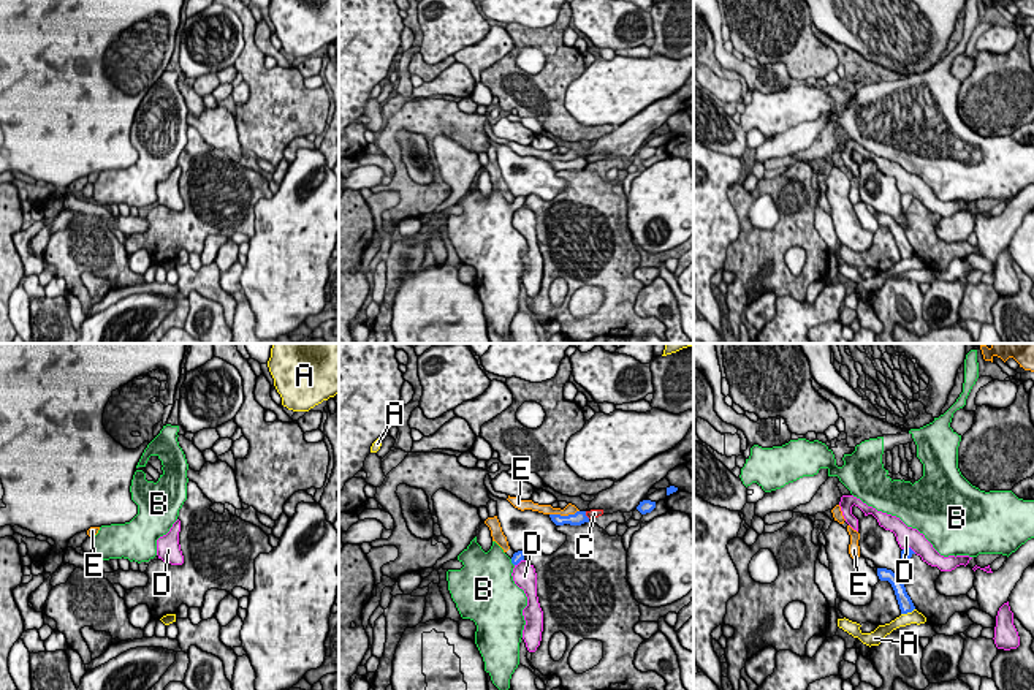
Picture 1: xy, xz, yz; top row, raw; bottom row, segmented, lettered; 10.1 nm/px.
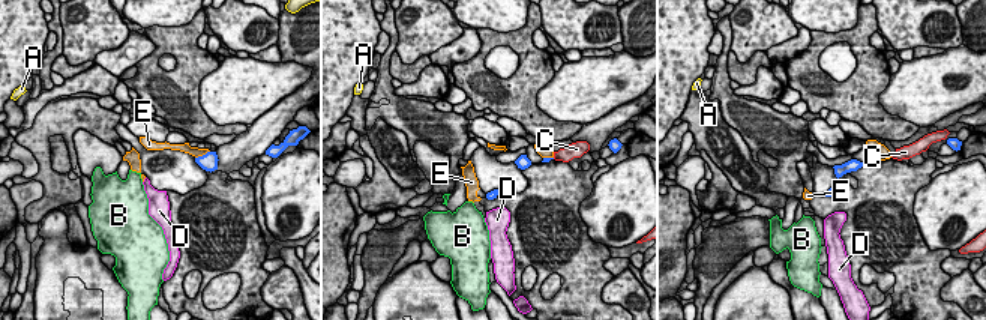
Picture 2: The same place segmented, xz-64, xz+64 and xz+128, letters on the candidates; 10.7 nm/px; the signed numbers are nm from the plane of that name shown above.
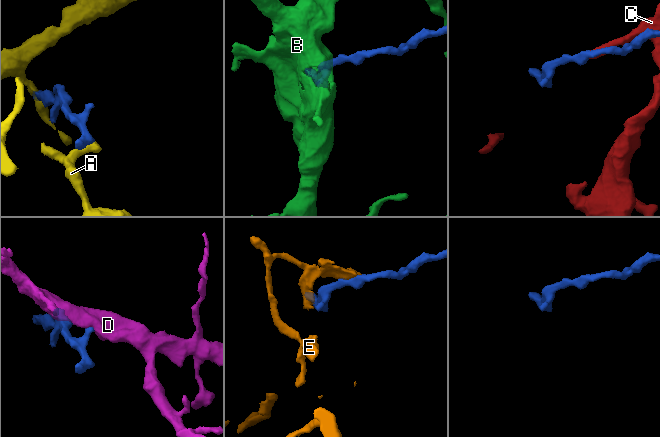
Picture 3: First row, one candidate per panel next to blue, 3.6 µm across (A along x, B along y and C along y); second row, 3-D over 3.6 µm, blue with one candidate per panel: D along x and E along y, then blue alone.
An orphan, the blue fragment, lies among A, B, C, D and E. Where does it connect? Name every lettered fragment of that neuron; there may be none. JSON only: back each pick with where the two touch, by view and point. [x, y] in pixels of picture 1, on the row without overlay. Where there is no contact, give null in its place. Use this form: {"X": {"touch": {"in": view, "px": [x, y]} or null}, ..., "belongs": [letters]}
{"B": {"touch": {"in": "xz", "px": [512, 208]}}, "belongs": ["B"]}

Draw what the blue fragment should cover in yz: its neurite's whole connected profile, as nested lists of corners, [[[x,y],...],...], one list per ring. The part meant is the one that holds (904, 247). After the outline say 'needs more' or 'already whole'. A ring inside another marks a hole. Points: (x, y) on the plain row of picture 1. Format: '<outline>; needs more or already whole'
[[[877,214],[877,222],[880,226],[888,226],[895,236],[901,260],[912,258],[915,255],[910,242],[906,237],[904,229],[899,226],[899,223],[887,214]]]; already whole

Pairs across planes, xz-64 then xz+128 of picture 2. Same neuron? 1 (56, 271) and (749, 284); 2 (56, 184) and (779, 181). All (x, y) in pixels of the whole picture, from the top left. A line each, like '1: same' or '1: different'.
1: same
2: same

